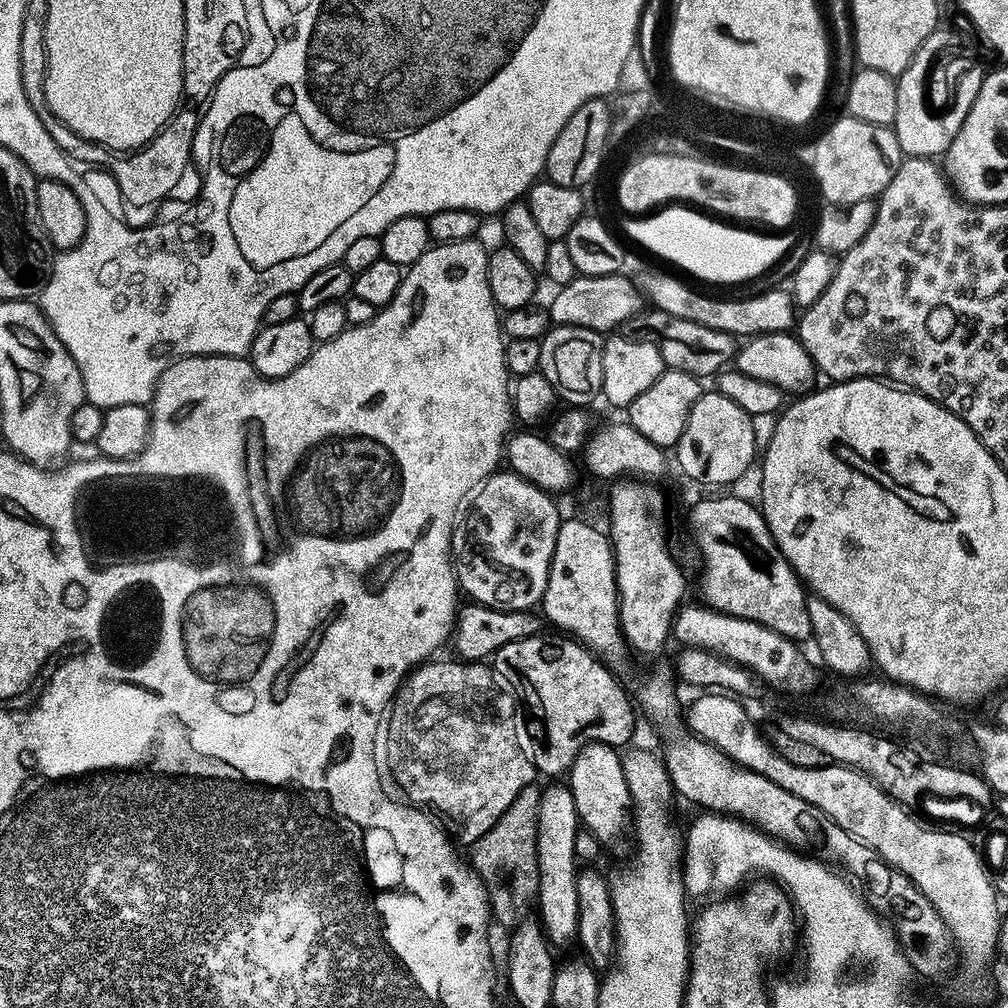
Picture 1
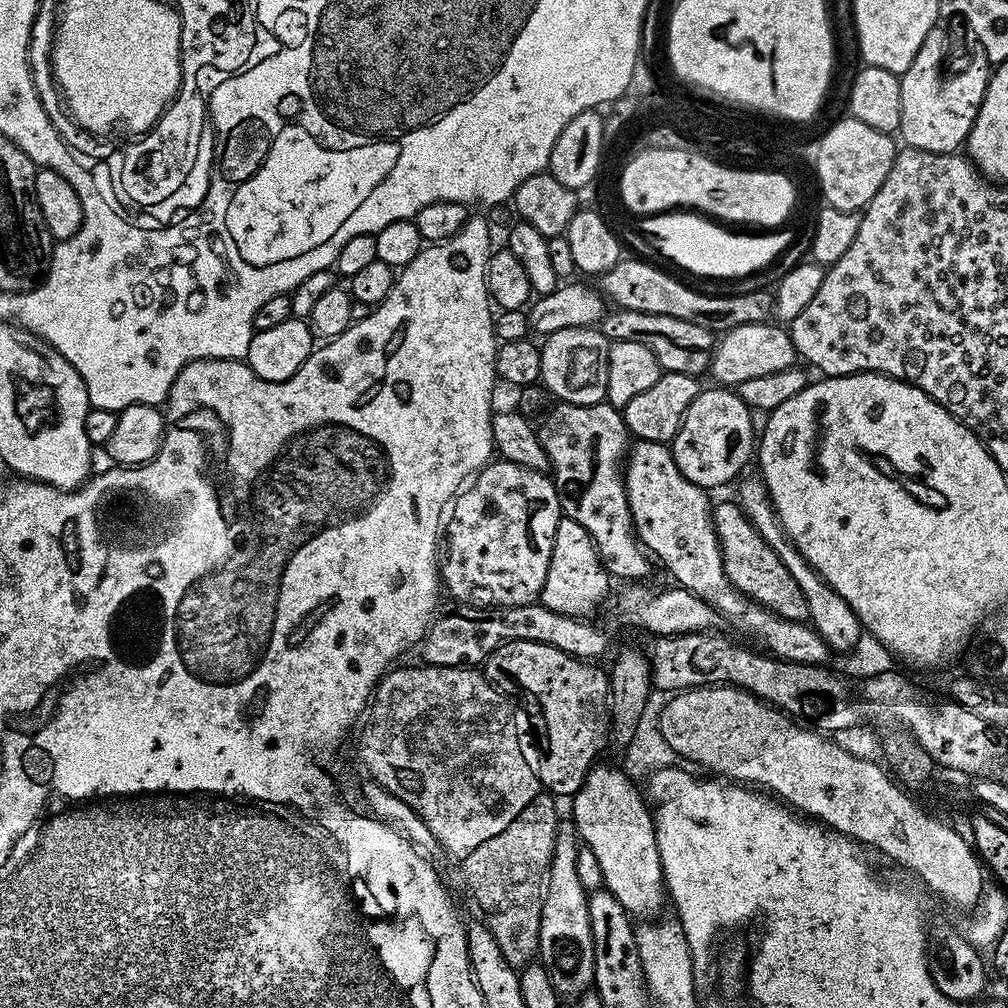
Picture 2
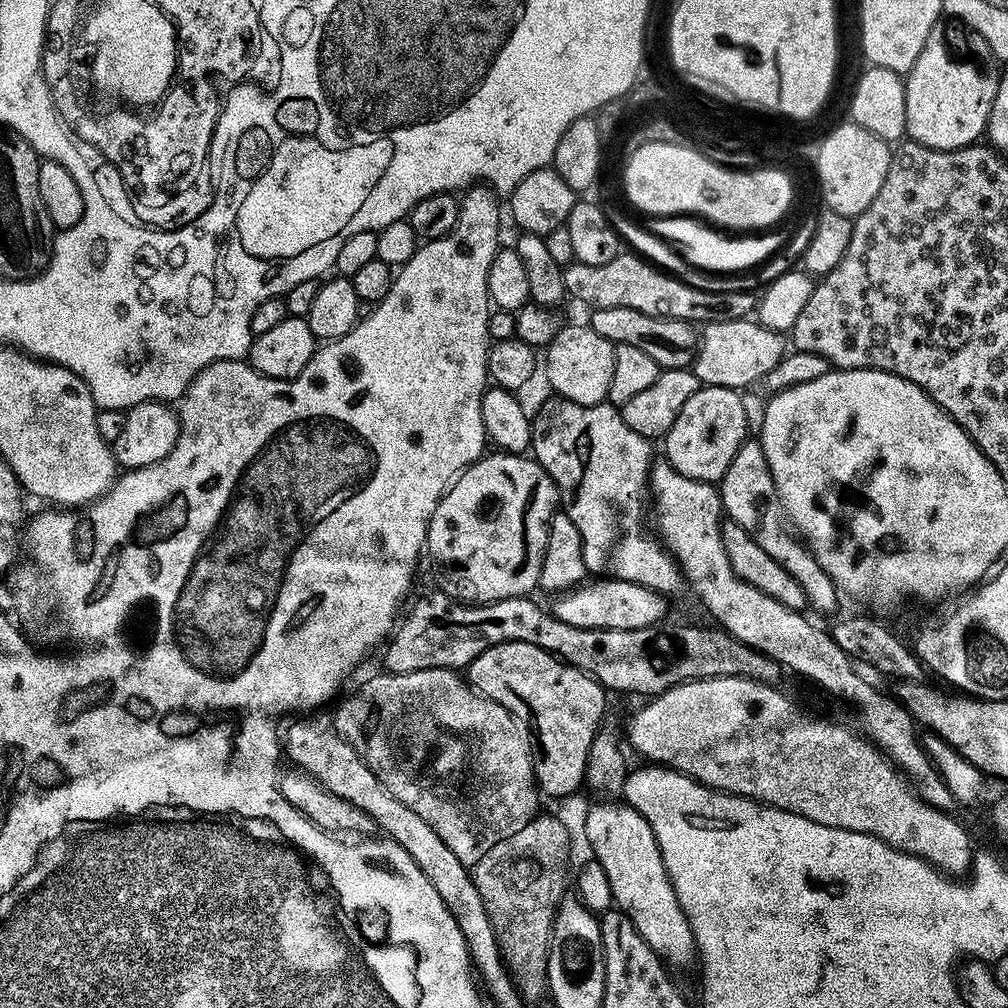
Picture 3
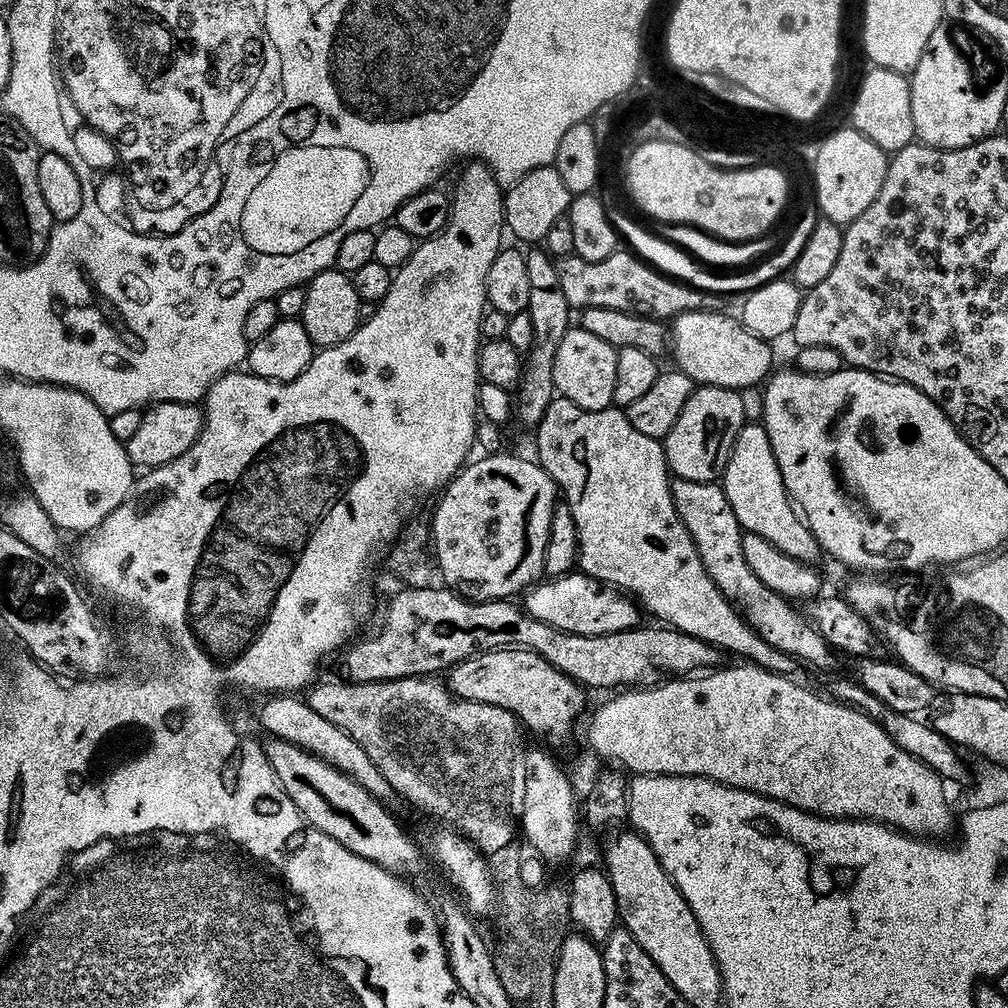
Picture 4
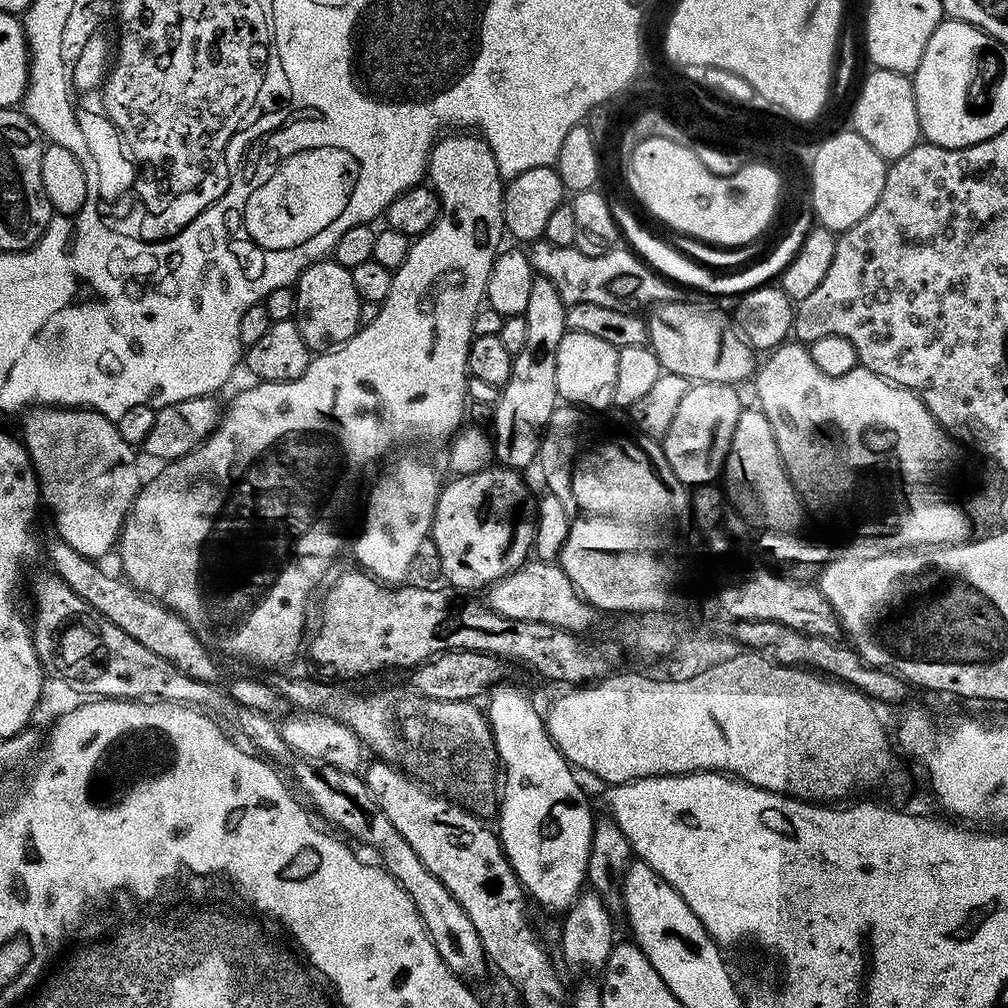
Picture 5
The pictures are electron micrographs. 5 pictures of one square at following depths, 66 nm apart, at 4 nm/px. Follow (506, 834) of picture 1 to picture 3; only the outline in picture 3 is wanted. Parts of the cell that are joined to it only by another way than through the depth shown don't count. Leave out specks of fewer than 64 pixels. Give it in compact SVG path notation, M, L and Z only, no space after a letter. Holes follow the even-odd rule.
M542 812L526 826L486 850L470 872L482 895L500 957L528 1006L537 1005L547 995L550 930L556 909L567 893L566 884L570 882L570 872L568 876L566 870L569 852L570 832L567 826L558 817ZM534 860L538 870L531 878L526 878L525 872L518 870L518 865Z

